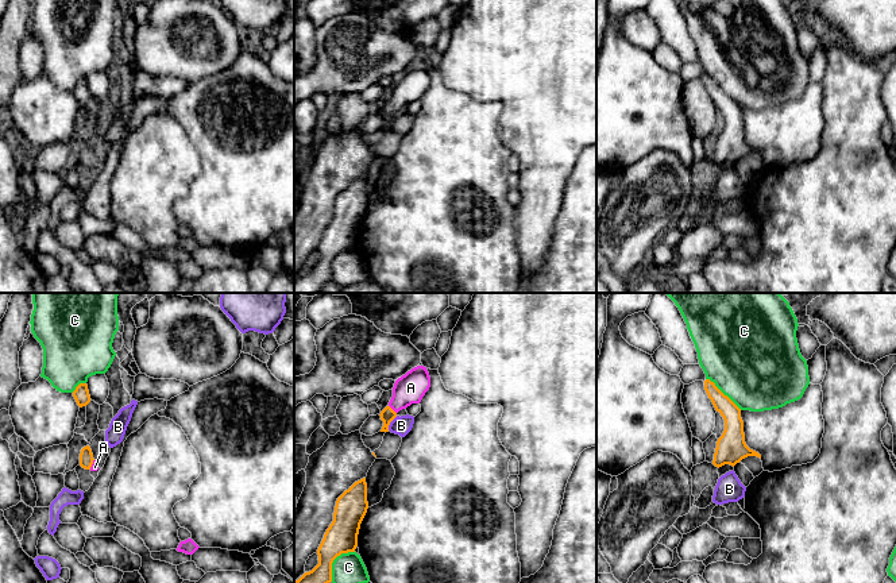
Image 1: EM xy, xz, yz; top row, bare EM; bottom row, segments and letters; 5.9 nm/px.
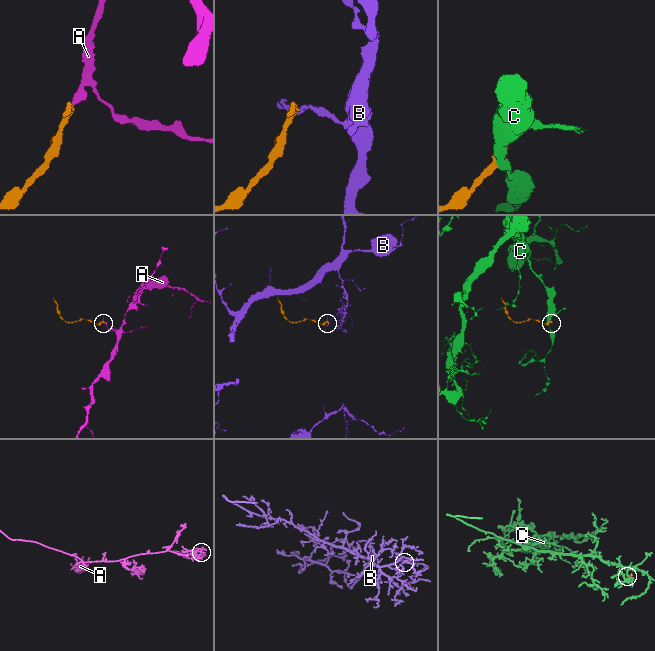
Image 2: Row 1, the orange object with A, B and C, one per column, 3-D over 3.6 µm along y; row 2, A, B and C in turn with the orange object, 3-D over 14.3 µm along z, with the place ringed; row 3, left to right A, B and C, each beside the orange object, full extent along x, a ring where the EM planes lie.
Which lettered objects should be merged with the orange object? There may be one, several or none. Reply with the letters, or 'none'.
A

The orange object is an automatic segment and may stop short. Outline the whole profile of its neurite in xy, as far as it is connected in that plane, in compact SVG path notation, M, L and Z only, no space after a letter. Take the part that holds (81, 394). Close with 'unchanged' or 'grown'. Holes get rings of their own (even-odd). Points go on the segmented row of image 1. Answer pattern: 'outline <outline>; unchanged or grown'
outline M80 383L73 391L73 397L80 408L86 406L90 402L88 385Z; unchanged

